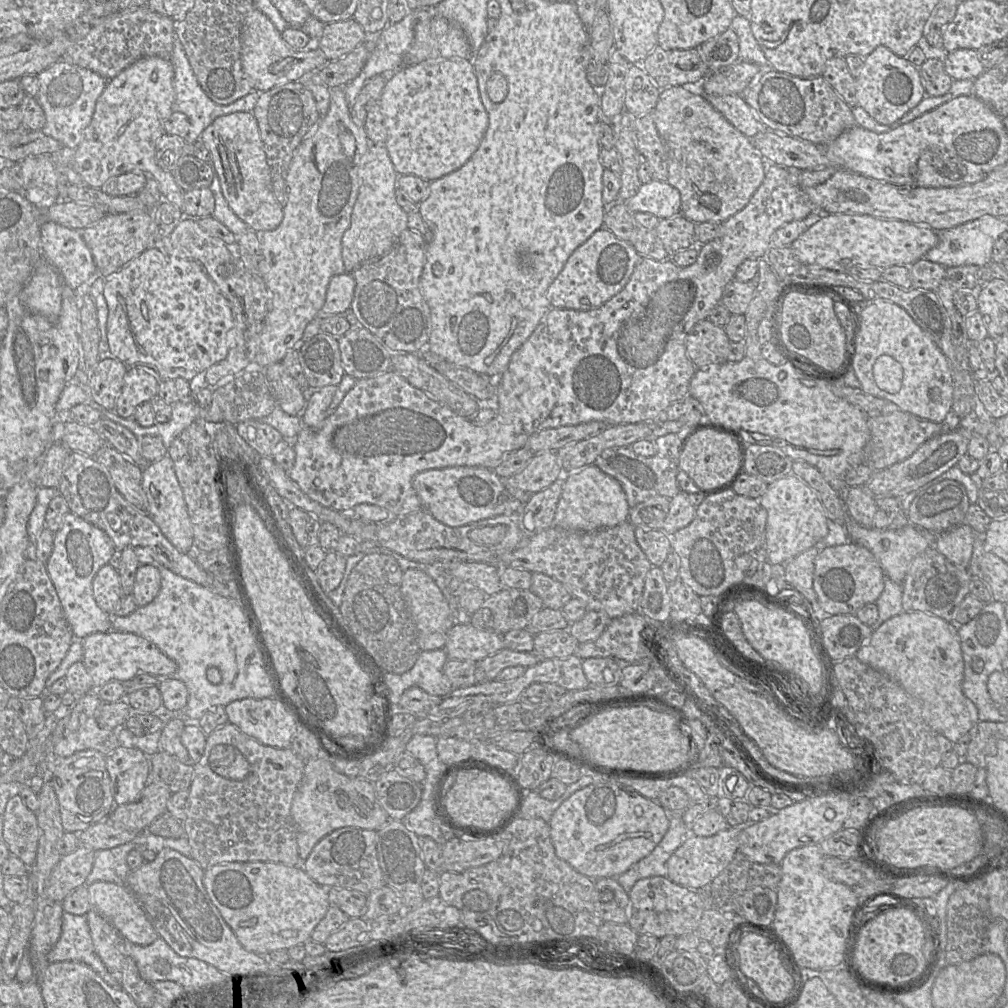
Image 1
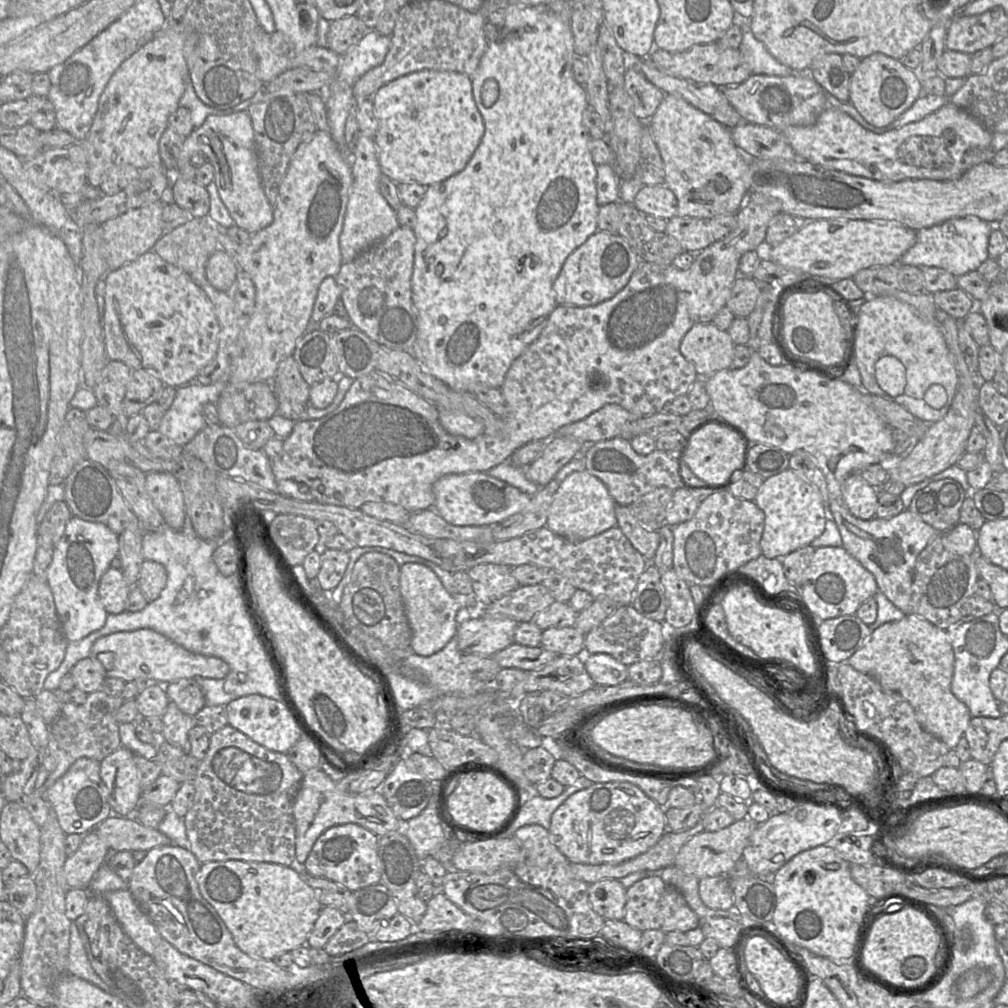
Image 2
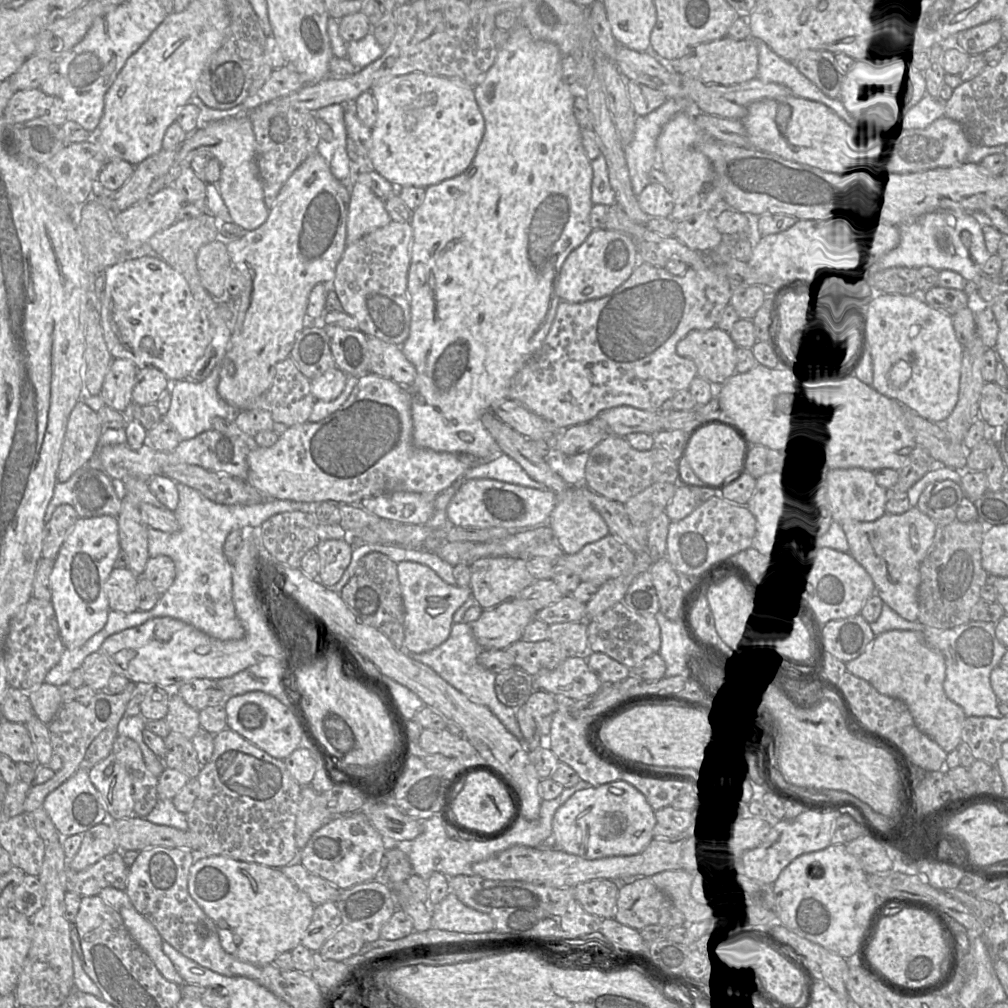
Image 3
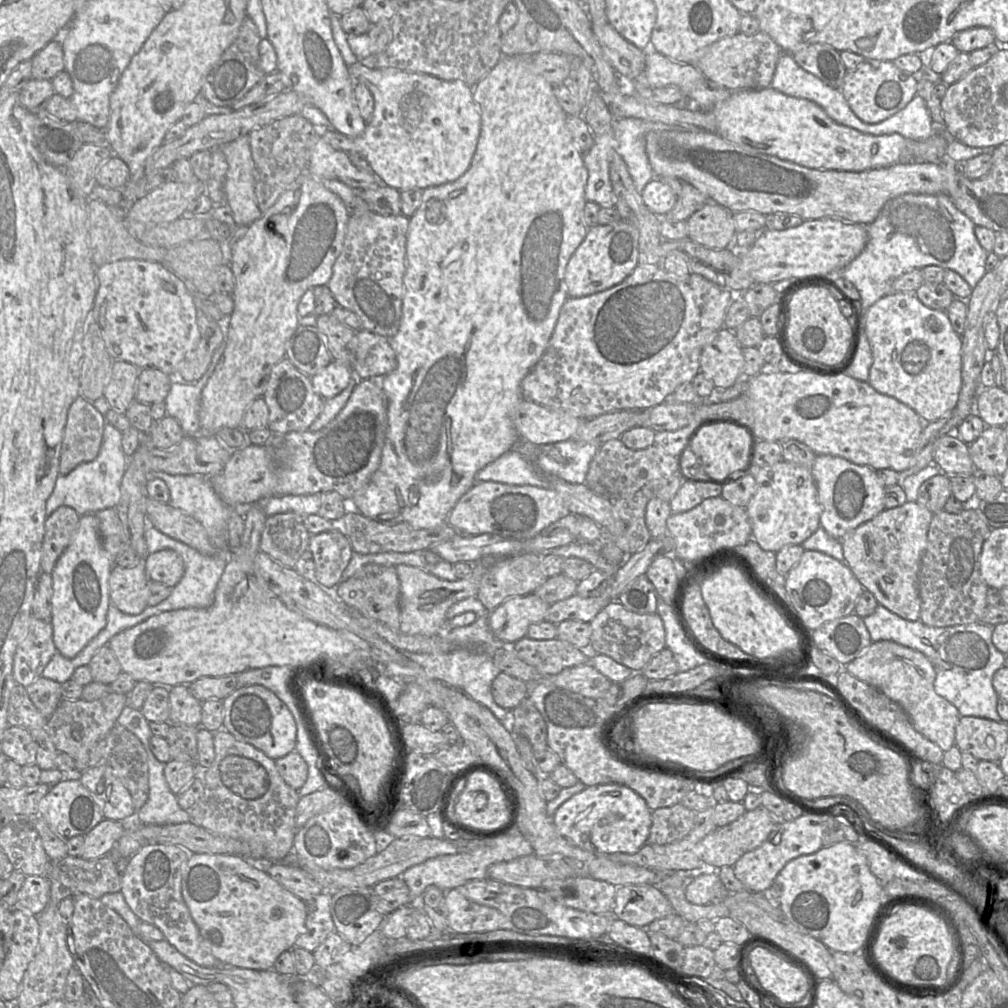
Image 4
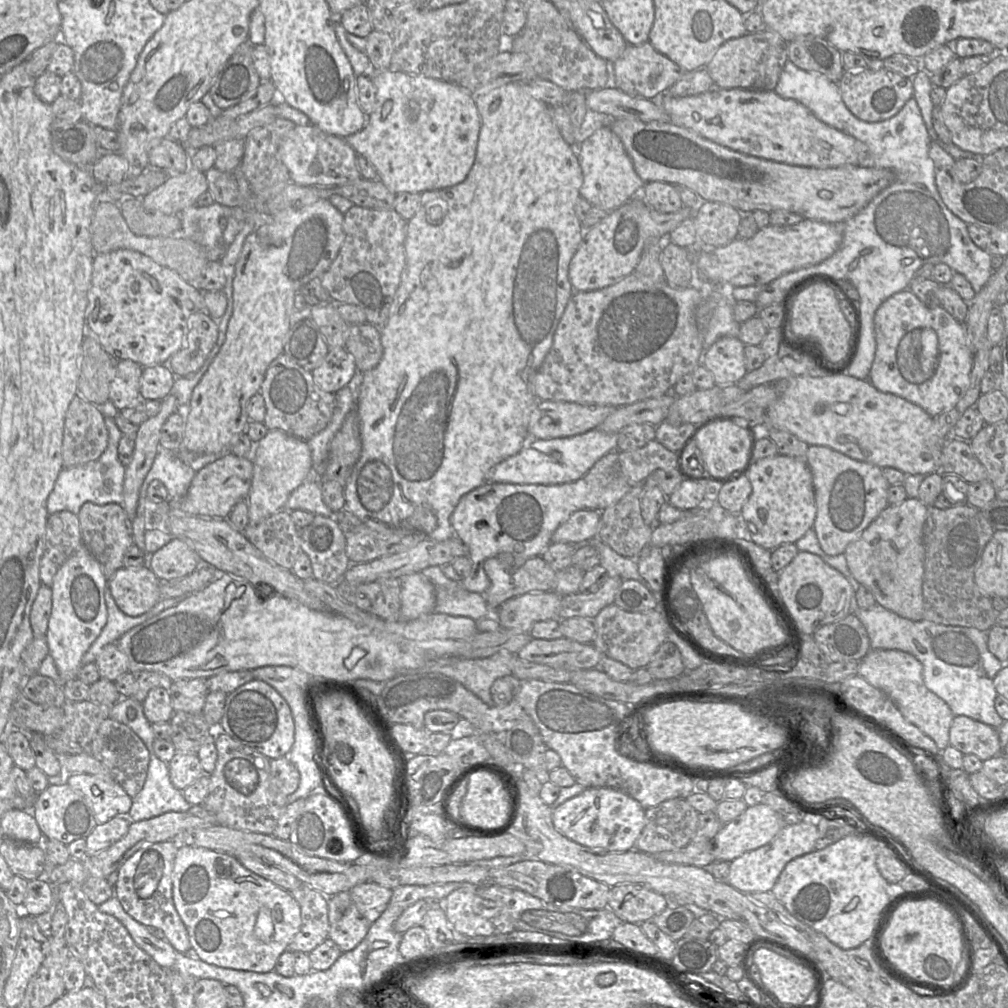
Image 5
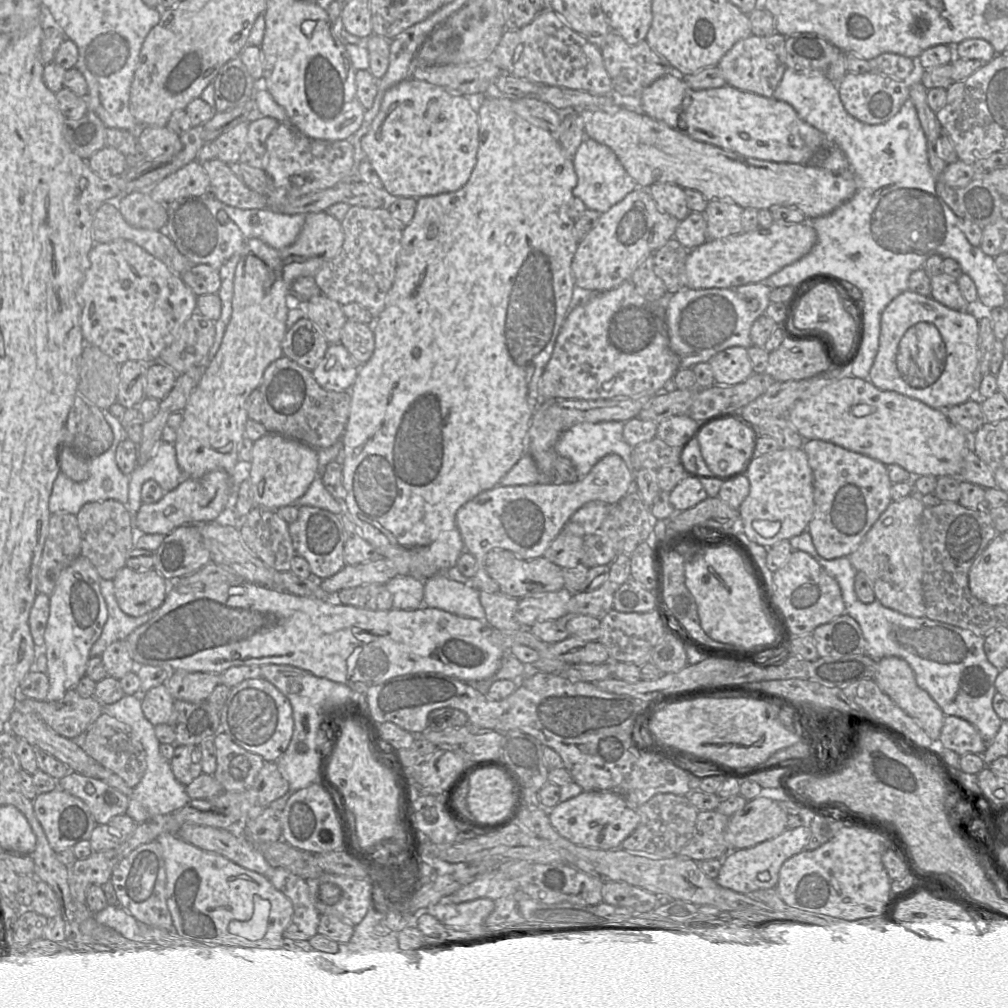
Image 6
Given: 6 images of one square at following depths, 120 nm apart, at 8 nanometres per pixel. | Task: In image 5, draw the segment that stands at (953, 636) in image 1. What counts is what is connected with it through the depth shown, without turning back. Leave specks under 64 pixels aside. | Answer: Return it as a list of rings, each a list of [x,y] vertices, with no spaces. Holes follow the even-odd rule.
[[[870,649],[860,660],[858,676],[886,694],[908,722],[935,742],[939,751],[949,746],[949,731],[955,716],[950,707],[925,686],[922,664],[913,655],[900,650]]]

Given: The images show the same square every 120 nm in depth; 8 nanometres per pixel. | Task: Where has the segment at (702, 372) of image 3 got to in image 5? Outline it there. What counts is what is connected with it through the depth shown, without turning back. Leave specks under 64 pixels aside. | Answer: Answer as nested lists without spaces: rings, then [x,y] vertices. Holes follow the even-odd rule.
[[[723,337],[706,348],[701,364],[712,373],[716,385],[737,384],[748,373],[744,347],[738,337]]]

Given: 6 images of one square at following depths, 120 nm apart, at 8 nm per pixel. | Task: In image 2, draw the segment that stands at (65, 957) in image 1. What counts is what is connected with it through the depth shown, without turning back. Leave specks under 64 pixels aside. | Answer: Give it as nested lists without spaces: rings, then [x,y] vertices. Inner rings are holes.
[[[72,921],[70,926],[70,947],[66,974],[86,980],[102,991],[110,993],[109,986],[97,975],[89,962],[75,921]]]

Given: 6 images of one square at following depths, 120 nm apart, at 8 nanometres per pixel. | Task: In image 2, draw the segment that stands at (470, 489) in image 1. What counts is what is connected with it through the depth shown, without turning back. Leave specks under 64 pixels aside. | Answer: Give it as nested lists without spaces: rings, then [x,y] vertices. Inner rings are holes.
[[[486,472],[447,474],[432,486],[435,496],[433,509],[448,523],[456,526],[481,526],[501,522],[522,512],[531,496]]]

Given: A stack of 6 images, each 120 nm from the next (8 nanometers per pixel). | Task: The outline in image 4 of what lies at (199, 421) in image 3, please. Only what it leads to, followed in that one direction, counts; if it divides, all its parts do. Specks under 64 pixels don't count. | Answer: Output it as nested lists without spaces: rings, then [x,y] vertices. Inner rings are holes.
[[[203,374],[193,385],[172,383],[164,400],[166,414],[174,417],[186,436],[202,433],[198,418],[201,392],[211,374]]]

